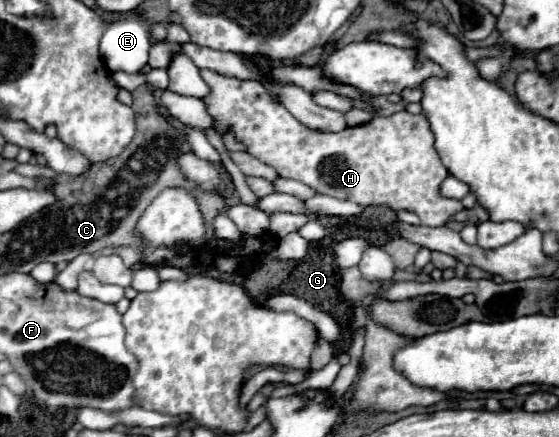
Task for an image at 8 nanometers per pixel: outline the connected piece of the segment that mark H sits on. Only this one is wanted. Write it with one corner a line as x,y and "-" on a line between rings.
200,69
200,77
210,87
210,95
204,97
204,101
210,109
210,115
218,121
218,127
232,127
238,141
248,147
248,153
274,167
280,177
302,181
322,195
350,199
360,205
386,205
390,209
408,209
420,217
422,225
428,227
442,227
452,213
464,209
460,201
446,199
438,193
440,183
448,177
448,169
444,167
434,147
434,133
424,113
410,115
408,111
398,111
388,117
372,117
368,123
354,129
344,129
342,133
314,133
306,129
300,121
296,121
282,103
272,101
266,87
258,85
256,81
222,77
210,69

